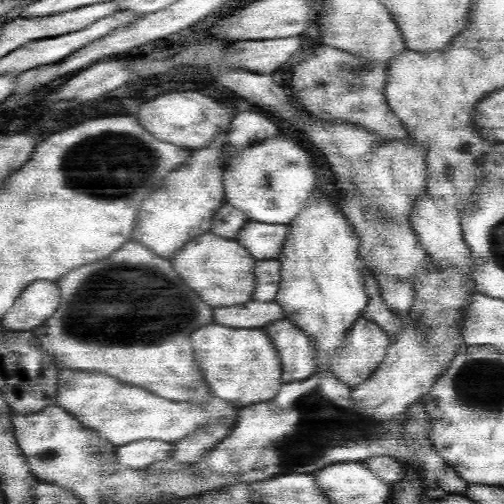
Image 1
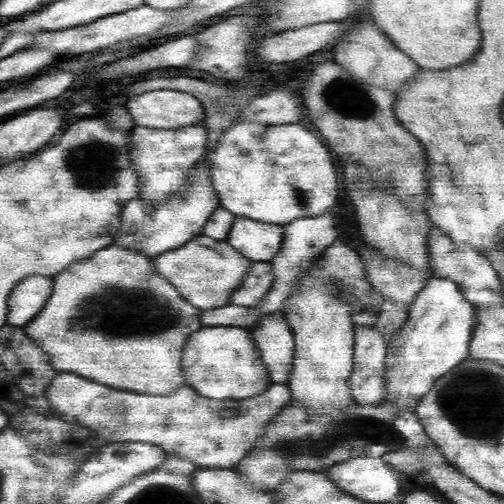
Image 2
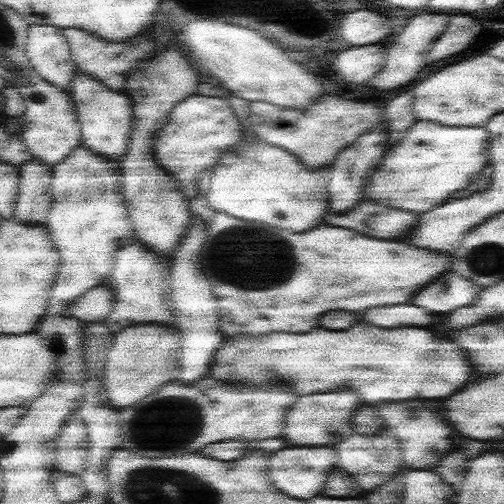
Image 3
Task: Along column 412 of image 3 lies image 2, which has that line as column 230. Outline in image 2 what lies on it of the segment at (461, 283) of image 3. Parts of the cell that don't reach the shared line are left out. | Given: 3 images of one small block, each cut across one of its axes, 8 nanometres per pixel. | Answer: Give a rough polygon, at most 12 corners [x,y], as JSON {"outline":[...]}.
{"outline":[[254,262],[228,304],[254,308],[276,276],[270,262]]}

